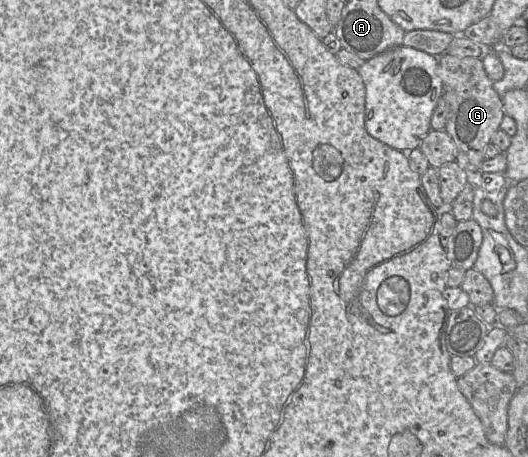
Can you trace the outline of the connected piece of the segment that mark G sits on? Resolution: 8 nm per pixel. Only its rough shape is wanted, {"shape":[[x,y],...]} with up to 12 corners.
{"shape":[[438,57],[444,130],[474,177],[505,115],[481,58]]}

